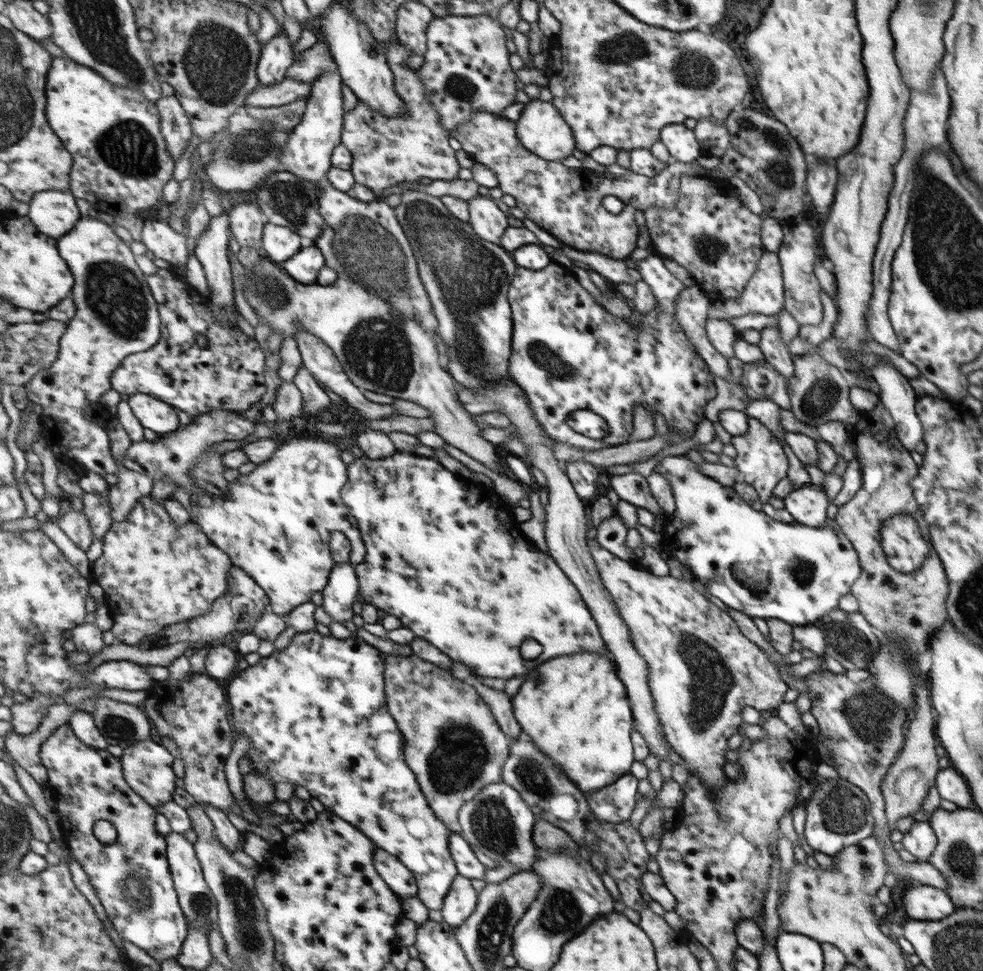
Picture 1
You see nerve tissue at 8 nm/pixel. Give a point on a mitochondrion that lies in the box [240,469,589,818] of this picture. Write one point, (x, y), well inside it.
(460, 754)

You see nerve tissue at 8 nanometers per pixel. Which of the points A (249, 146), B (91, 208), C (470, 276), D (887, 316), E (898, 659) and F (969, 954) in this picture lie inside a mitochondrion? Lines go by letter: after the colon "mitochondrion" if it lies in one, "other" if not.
A: mitochondrion
B: other
C: mitochondrion
D: other
E: mitochondrion
F: mitochondrion

